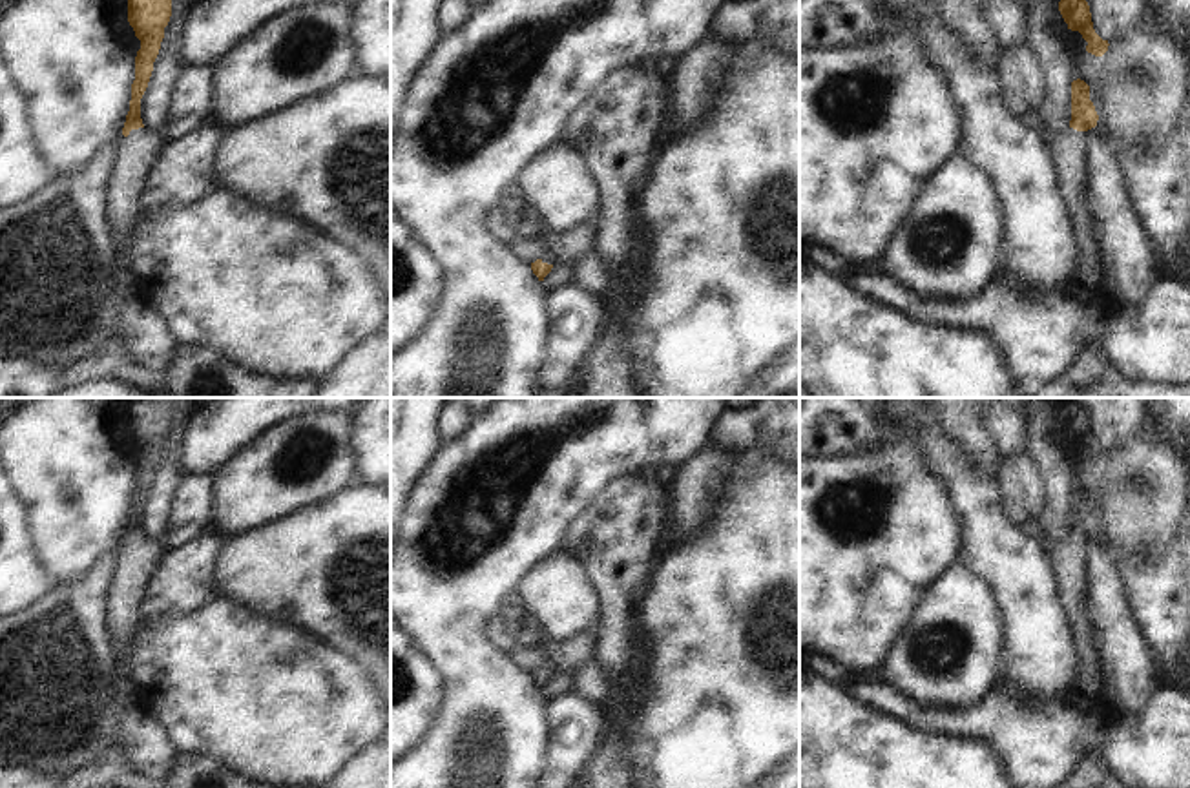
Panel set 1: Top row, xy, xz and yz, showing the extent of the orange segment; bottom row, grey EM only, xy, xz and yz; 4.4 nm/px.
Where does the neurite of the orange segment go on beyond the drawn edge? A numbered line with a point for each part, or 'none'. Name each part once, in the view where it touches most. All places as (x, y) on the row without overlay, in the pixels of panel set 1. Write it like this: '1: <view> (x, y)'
1: xy (135, 562)

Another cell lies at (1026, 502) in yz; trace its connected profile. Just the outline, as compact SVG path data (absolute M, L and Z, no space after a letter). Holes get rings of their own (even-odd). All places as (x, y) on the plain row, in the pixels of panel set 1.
M1026 451L1018 458L1002 458L998 476L1009 487L1006 509L1009 518L1020 525L1035 525L1046 514L1046 494L1042 472L1035 456Z

